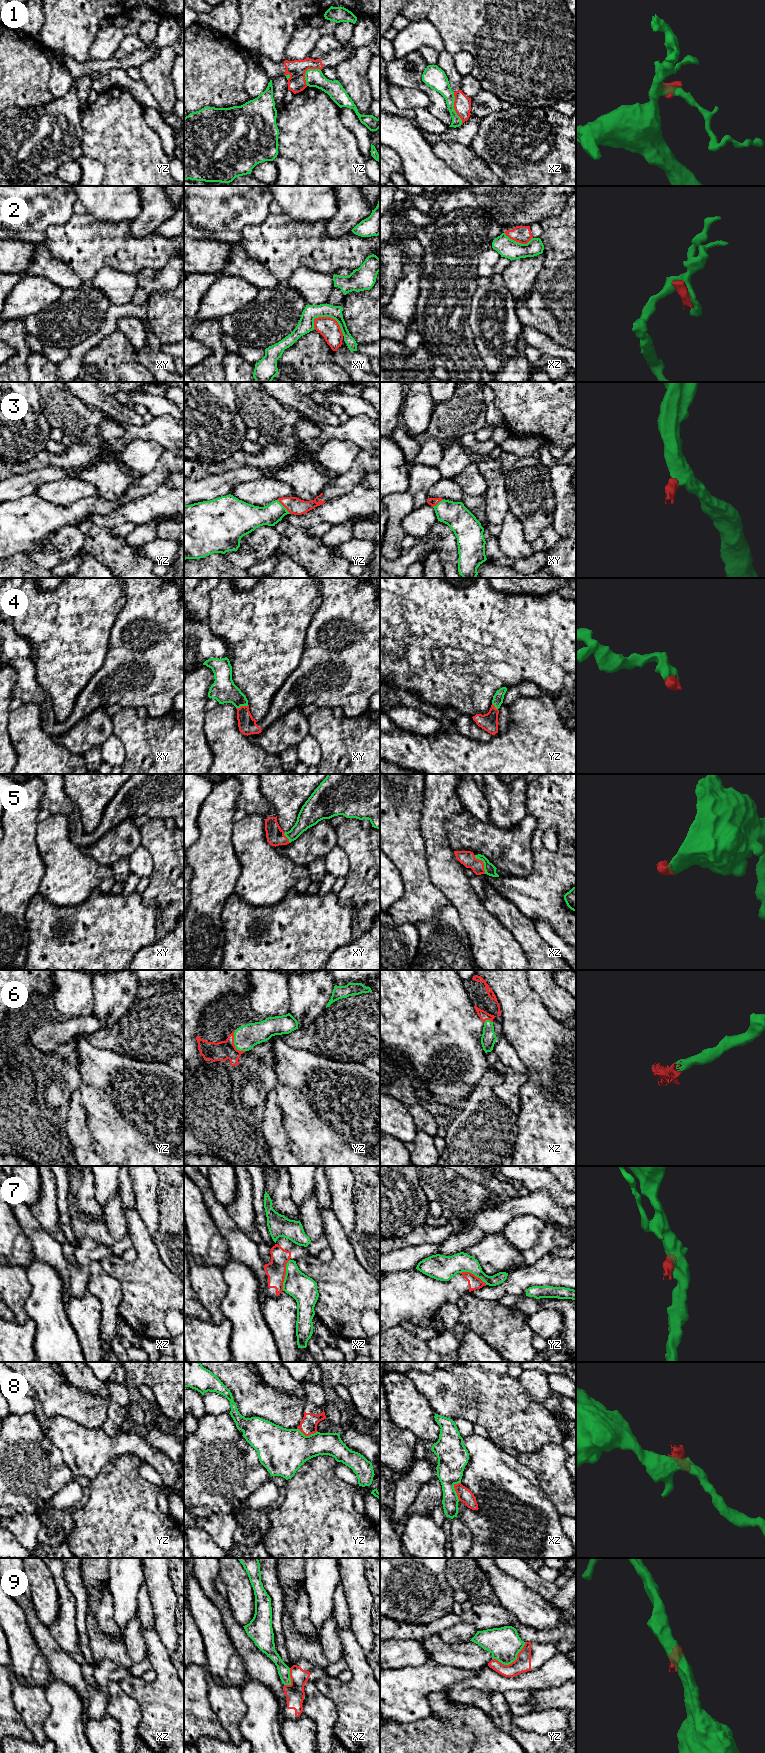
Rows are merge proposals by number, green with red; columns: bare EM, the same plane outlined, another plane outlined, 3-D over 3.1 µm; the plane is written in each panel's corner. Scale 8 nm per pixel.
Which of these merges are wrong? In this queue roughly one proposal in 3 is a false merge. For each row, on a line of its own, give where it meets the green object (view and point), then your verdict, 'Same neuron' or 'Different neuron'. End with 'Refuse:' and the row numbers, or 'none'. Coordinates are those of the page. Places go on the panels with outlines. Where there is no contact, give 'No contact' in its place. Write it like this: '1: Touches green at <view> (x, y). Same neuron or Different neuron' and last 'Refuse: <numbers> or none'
1: Touches green at xz (453, 108). Different neuron
2: Touches green at xy (332, 317). Different neuron
3: Touches green at yz (283, 506). Same neuron
4: Touches green at xy (242, 705). Same neuron
5: Touches green at xz (483, 862). Same neuron
6: Touches green at yz (234, 1044). Different neuron
7: Touches green at xz (286, 1274). Different neuron
8: Touches green at xz (455, 1491). Different neuron
9: Touches green at yz (512, 1661). Different neuron
Refuse: 1, 2, 6, 7, 8, 9

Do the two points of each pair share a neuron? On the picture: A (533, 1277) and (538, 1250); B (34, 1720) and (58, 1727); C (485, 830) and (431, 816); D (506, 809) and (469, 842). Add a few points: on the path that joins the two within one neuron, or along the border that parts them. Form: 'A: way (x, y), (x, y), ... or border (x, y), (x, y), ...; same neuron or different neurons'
A: border (548, 1253), (531, 1265), (524, 1265), (514, 1269); different neurons
B: border (46, 1700), (49, 1715), (44, 1732), (48, 1738); different neurons
C: border (465, 811), (454, 815), (446, 822), (449, 843); different neurons
D: border (490, 823), (503, 829), (514, 827); different neurons

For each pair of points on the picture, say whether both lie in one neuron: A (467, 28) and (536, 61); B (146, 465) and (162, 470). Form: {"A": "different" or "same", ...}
{"A": "same", "B": "different"}

